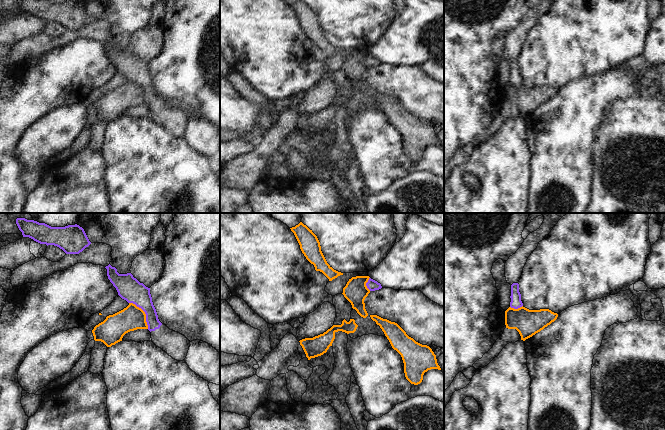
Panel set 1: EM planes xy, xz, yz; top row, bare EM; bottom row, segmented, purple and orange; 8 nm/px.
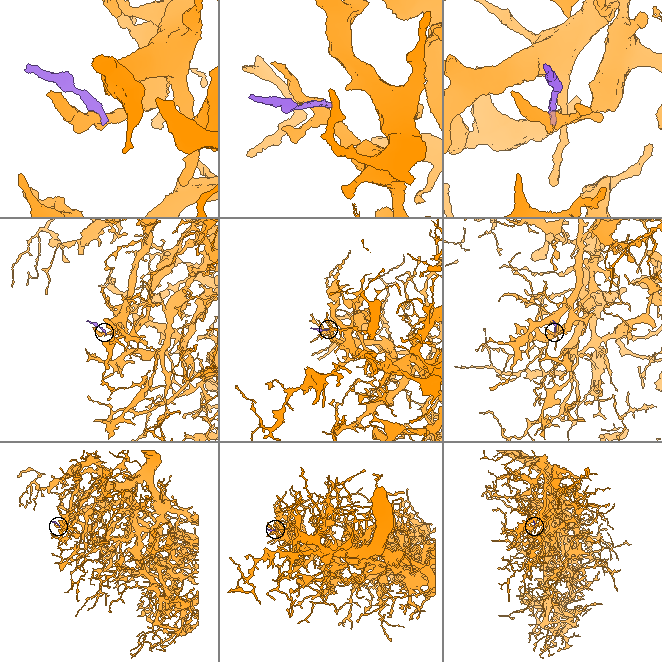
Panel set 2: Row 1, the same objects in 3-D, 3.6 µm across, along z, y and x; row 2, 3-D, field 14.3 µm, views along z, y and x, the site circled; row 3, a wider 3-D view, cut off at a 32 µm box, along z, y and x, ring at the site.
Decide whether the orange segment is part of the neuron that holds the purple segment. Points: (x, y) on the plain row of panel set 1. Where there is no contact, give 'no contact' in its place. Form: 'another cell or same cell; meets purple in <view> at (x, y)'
another cell; meets purple in xy at (145, 89)

